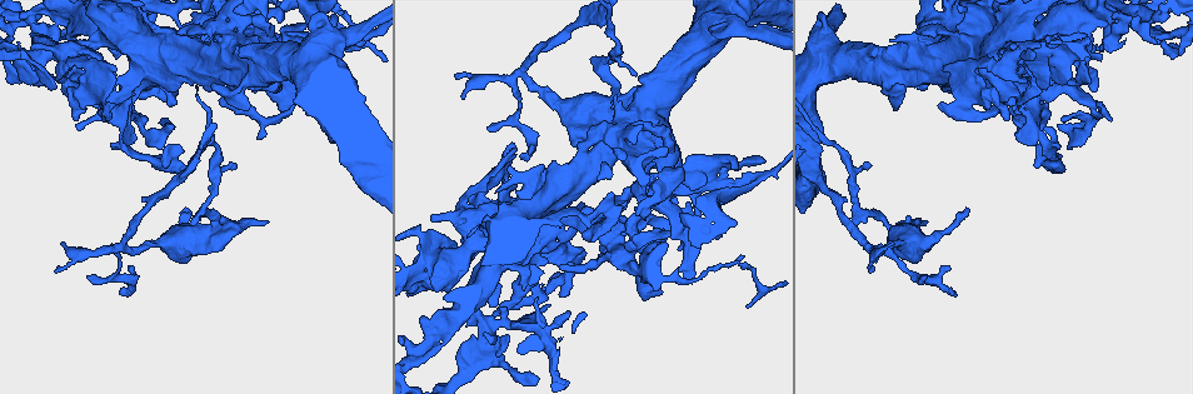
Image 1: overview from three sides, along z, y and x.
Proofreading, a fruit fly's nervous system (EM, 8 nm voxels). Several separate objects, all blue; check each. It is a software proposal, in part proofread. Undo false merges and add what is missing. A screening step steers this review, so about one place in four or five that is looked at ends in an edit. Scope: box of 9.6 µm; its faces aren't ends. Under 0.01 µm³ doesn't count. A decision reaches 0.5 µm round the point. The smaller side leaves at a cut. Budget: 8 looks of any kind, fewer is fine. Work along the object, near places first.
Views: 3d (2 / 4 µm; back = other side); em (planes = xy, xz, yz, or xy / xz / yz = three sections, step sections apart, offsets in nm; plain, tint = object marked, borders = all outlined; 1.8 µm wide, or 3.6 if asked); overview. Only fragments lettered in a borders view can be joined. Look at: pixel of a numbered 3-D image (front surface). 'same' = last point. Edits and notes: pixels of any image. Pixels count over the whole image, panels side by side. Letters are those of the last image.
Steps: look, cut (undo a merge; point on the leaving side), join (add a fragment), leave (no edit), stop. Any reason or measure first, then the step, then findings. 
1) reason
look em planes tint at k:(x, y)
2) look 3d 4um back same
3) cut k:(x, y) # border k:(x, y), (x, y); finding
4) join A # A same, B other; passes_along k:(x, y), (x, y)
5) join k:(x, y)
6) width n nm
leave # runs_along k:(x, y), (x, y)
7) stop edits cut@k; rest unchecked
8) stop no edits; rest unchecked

free end
look em yz step 4 borders at 1:(529, 150)

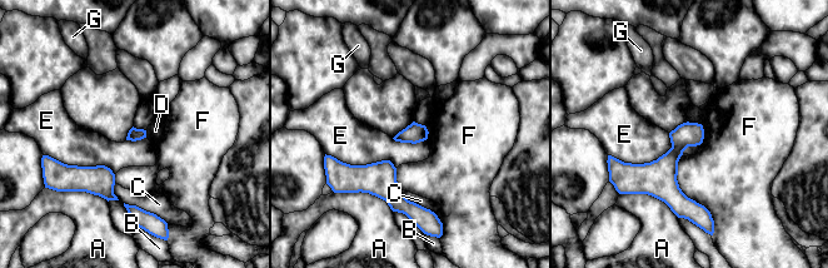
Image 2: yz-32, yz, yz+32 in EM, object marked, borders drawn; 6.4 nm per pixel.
leave # A other, B other, C other, D other, E other, F other, G other; border 2:(628, 193), (651, 194), (678, 217); no lettered fragment goes on from it

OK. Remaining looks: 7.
look em xy step 4 borders at 1:(204, 210)

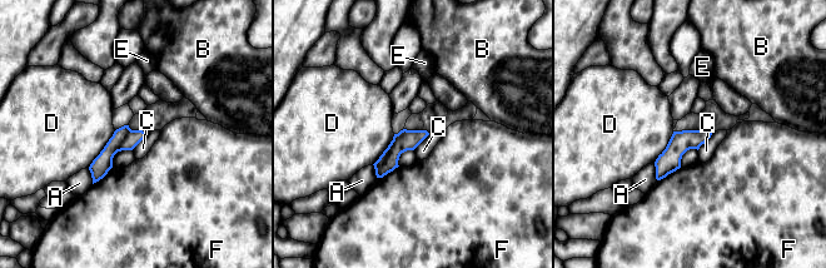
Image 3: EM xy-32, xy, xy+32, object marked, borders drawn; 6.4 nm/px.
another direction
look em planes borders same

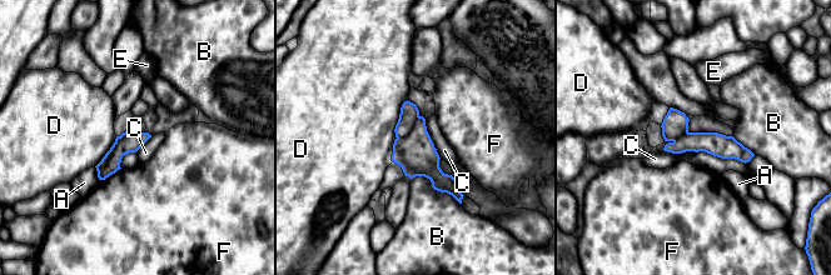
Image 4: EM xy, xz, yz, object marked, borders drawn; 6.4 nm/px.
cut 4:(409, 113) # A other, B other, C other, D other, E other, F other; two neurons meet here

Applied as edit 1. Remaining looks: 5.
see it whole again
look overview

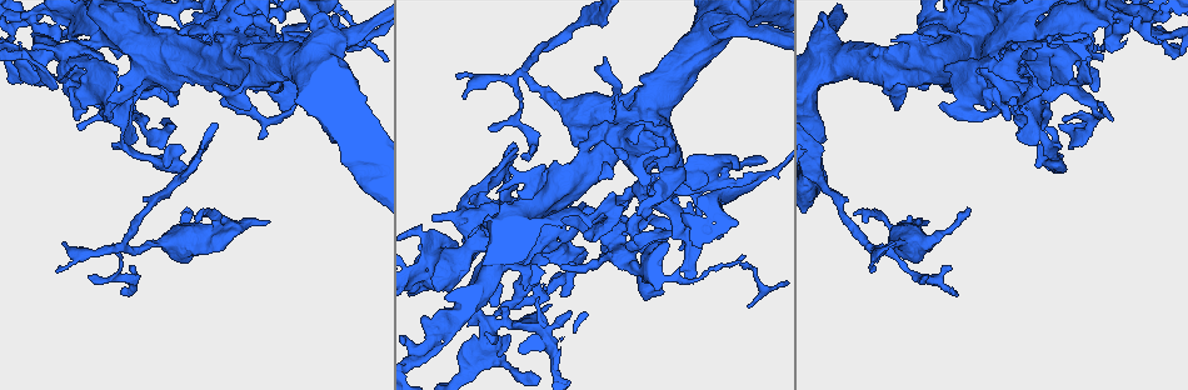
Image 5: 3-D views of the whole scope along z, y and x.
look em xz step 4 borders at 5:(351, 50)

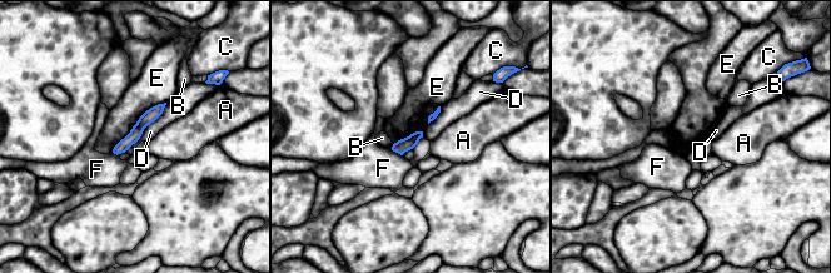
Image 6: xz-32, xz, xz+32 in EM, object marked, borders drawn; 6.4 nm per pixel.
another direction
look em planes borders same

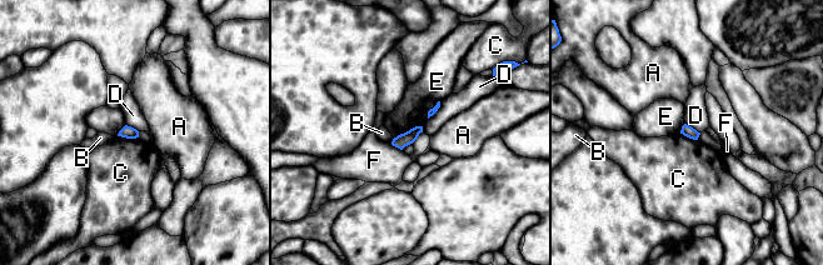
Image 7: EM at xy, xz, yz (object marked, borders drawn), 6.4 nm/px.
leave # A other, B other, C other, D other, E other, F other; border 7:(422, 125), (415, 125), (400, 134); no lettered fragment goes on from it

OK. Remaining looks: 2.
stop edits cut@4; rest unchecked

